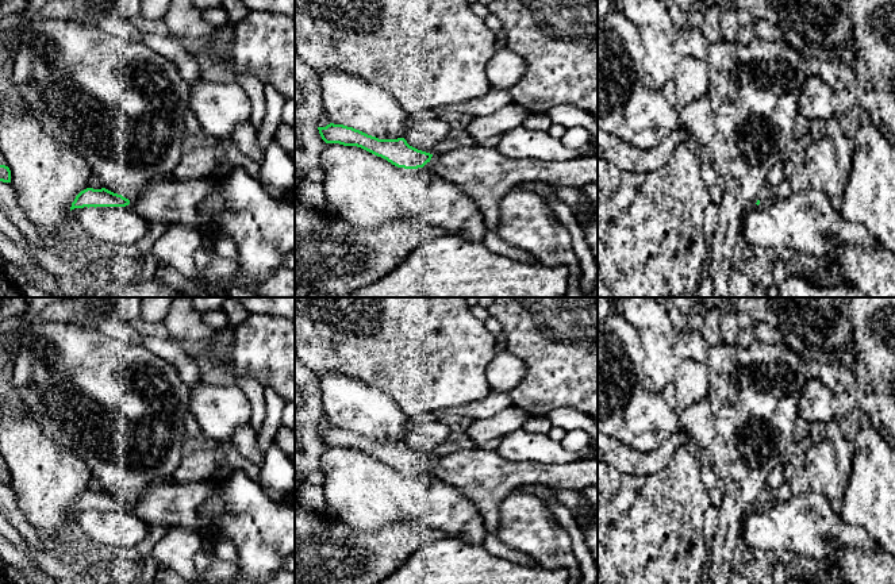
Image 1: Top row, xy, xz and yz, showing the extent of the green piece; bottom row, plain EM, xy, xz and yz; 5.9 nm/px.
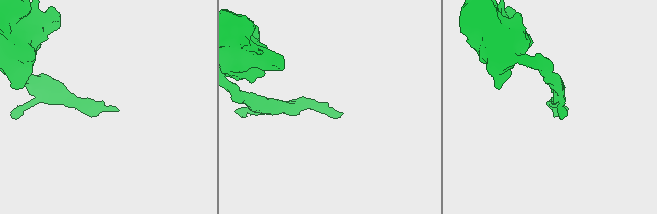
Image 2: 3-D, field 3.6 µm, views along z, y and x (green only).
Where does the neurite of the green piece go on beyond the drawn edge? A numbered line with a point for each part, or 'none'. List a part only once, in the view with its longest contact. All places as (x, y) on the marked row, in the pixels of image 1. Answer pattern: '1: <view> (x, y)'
1: xz (486, 175)

